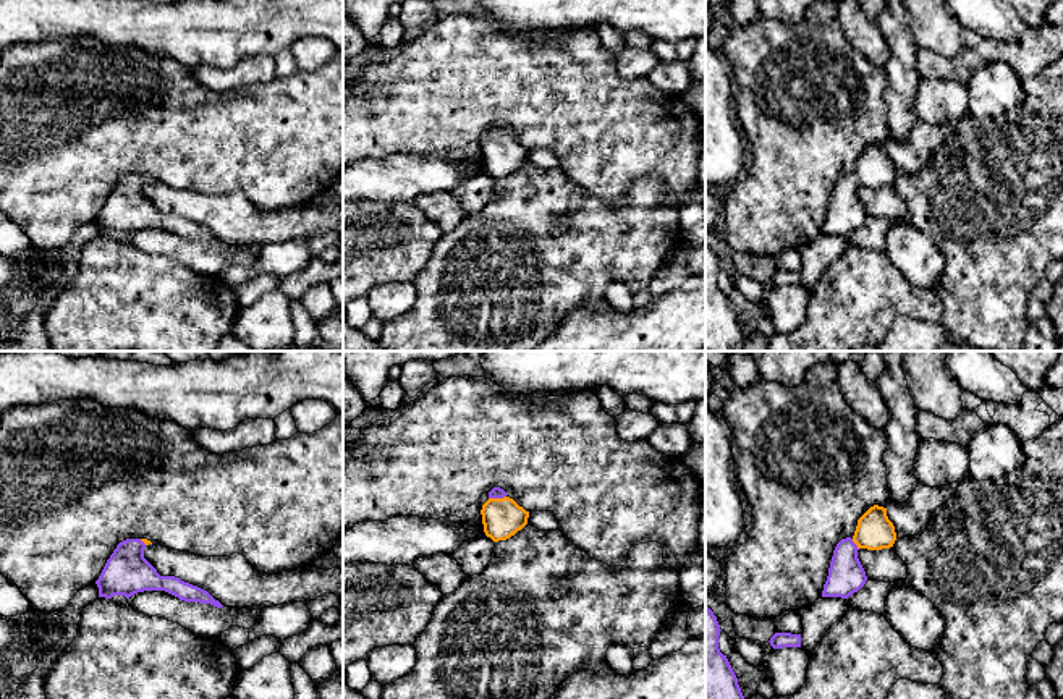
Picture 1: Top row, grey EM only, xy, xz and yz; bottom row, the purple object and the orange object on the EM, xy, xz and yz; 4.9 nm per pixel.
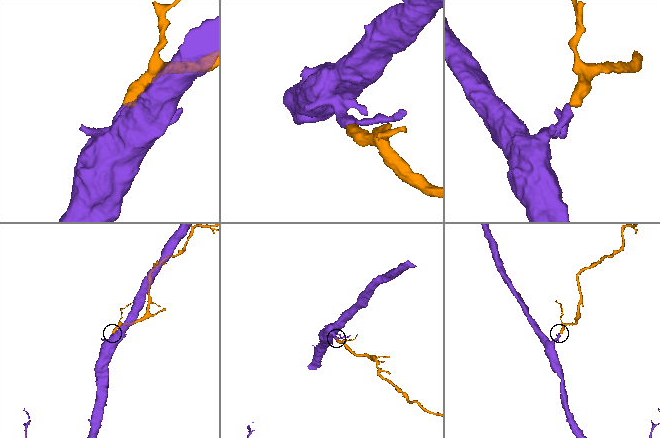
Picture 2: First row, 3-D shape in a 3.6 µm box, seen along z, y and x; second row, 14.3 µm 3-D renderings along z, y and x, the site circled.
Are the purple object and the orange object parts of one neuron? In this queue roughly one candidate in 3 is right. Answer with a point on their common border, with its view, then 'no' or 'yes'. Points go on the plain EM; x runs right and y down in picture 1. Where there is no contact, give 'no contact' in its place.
xz (497, 135) | yes

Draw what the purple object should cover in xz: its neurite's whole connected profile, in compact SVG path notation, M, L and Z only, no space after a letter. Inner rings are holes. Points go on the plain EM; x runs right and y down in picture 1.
M500 125L489 129L481 147L484 170L493 180L506 178L527 162L529 149L519 144Z

